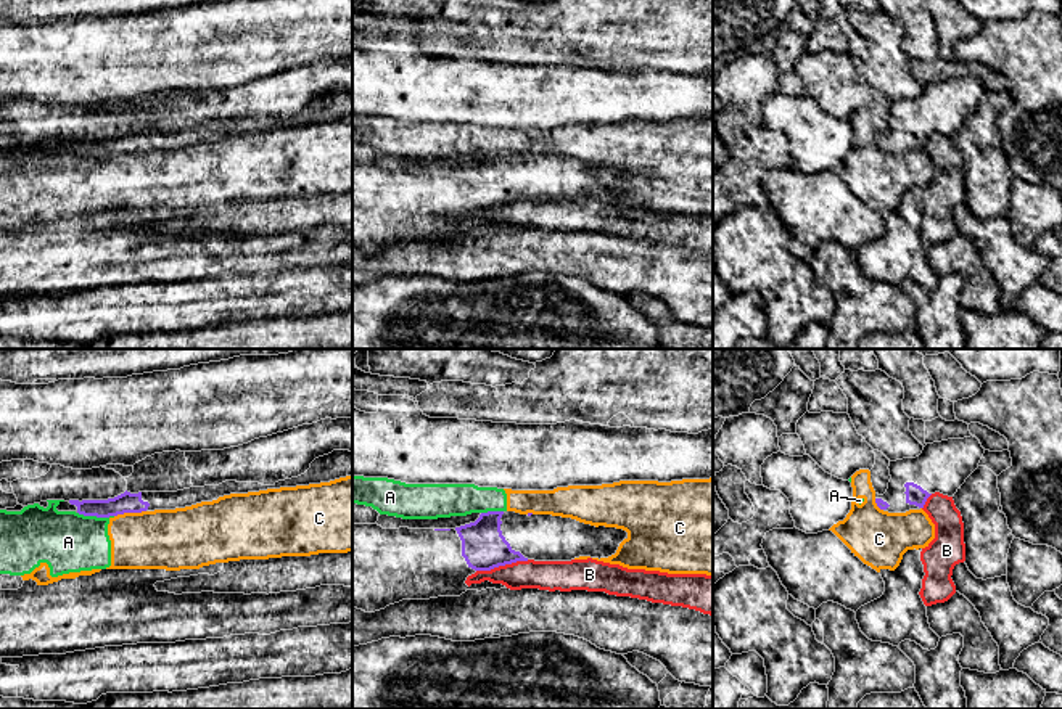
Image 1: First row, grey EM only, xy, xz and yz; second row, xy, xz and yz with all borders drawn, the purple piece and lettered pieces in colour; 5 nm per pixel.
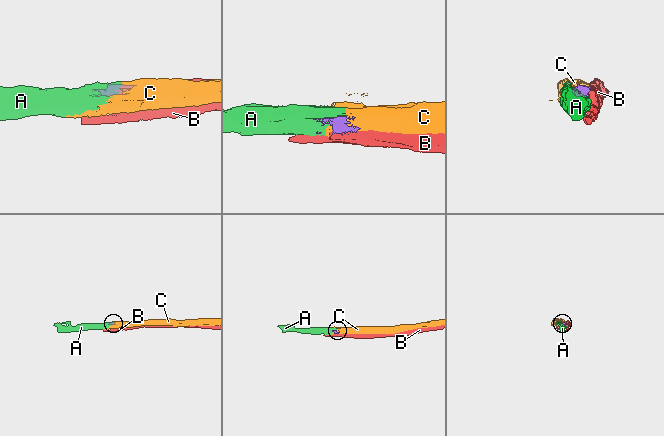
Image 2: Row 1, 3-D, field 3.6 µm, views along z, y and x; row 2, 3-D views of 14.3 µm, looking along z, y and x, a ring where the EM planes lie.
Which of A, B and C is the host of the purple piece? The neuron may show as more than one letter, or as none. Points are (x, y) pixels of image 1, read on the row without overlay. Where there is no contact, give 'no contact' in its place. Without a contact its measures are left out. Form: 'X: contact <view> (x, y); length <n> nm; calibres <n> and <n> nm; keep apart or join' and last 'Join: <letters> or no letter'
A: contact xy (95, 155); length 190 nm; calibres 100 and 300 nm; keep apart
B: contact xz (502, 204); length 280 nm; calibres 220 and 150 nm; keep apart
C: contact xy (129, 151); length 160 nm; calibres 100 and 300 nm; keep apart
Join: no letter

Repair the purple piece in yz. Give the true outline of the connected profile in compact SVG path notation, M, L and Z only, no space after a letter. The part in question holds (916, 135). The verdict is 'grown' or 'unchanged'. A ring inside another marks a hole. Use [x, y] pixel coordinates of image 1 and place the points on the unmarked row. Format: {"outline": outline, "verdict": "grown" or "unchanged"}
{"outline": "M974 76L927 84L916 98L890 101L888 129L883 135L875 133L875 143L888 153L906 153L924 148L935 132L954 137L983 93Z", "verdict": "grown"}

